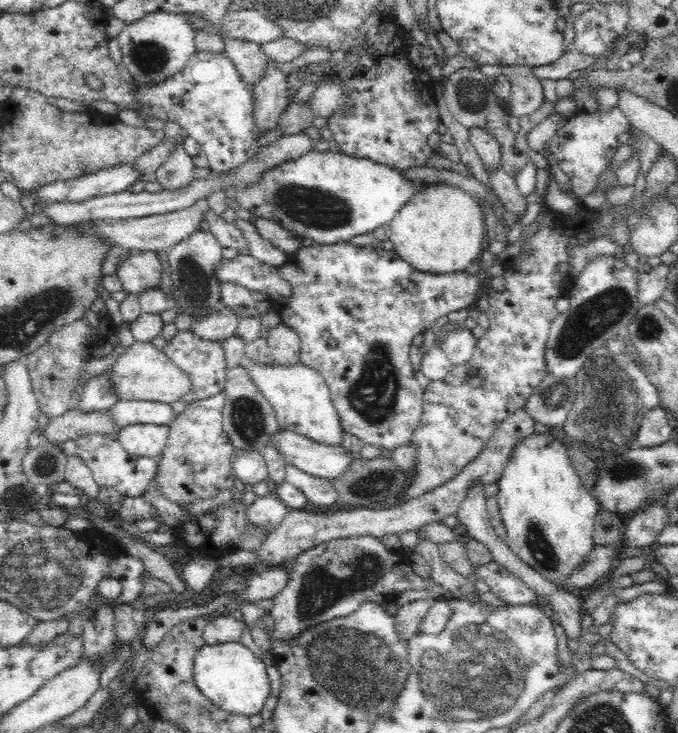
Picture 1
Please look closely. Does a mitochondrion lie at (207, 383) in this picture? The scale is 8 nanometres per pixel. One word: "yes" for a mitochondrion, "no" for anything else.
no

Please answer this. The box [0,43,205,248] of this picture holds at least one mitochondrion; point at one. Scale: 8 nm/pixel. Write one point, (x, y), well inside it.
(85, 161)

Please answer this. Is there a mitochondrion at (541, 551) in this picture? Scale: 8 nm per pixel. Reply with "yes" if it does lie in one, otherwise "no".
yes

